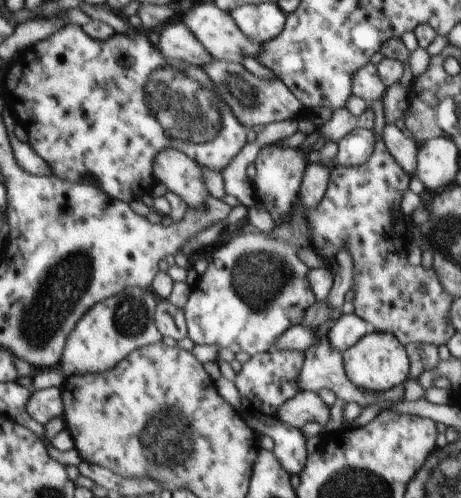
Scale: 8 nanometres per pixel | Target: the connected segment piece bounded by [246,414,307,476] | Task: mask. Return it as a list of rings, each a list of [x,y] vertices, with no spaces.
[[[247,414],[248,424],[256,428],[262,435],[272,437],[275,444],[273,453],[280,461],[282,468],[291,476],[304,470],[307,453],[306,438],[299,428],[289,424],[274,421],[265,421],[255,414]]]

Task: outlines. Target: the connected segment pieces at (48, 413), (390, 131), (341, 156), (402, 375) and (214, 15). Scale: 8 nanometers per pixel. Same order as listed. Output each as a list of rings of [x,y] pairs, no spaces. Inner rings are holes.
[[[48,387],[47,389],[40,389],[34,391],[26,404],[26,411],[28,414],[40,422],[43,426],[52,420],[52,418],[58,418],[63,416],[63,400],[59,387]]]
[[[392,123],[385,124],[382,140],[402,170],[410,176],[414,175],[417,167],[419,144],[413,138],[405,136],[404,132]]]
[[[357,128],[341,138],[338,144],[338,153],[334,158],[335,164],[353,167],[364,164],[375,149],[378,137],[373,130]]]
[[[375,331],[365,334],[354,346],[343,352],[343,365],[348,378],[364,390],[381,393],[408,379],[410,361],[405,346],[392,333]]]
[[[204,2],[204,4],[194,3],[191,10],[181,12],[177,19],[182,21],[192,32],[196,38],[208,49],[209,55],[212,55],[214,60],[222,59],[225,61],[232,61],[233,63],[242,64],[244,58],[258,57],[261,53],[261,46],[263,43],[253,41],[243,29],[236,24],[232,18],[231,13],[226,12],[214,3]]]

